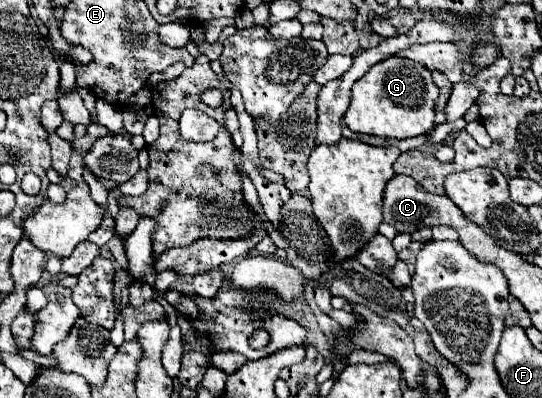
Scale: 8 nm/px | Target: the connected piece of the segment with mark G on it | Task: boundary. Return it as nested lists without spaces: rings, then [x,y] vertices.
[[[389,57],[383,63],[375,63],[351,89],[351,105],[345,113],[345,123],[351,131],[407,139],[427,135],[435,125],[435,105],[439,89],[433,83],[431,71],[423,63],[415,63],[403,57]]]

